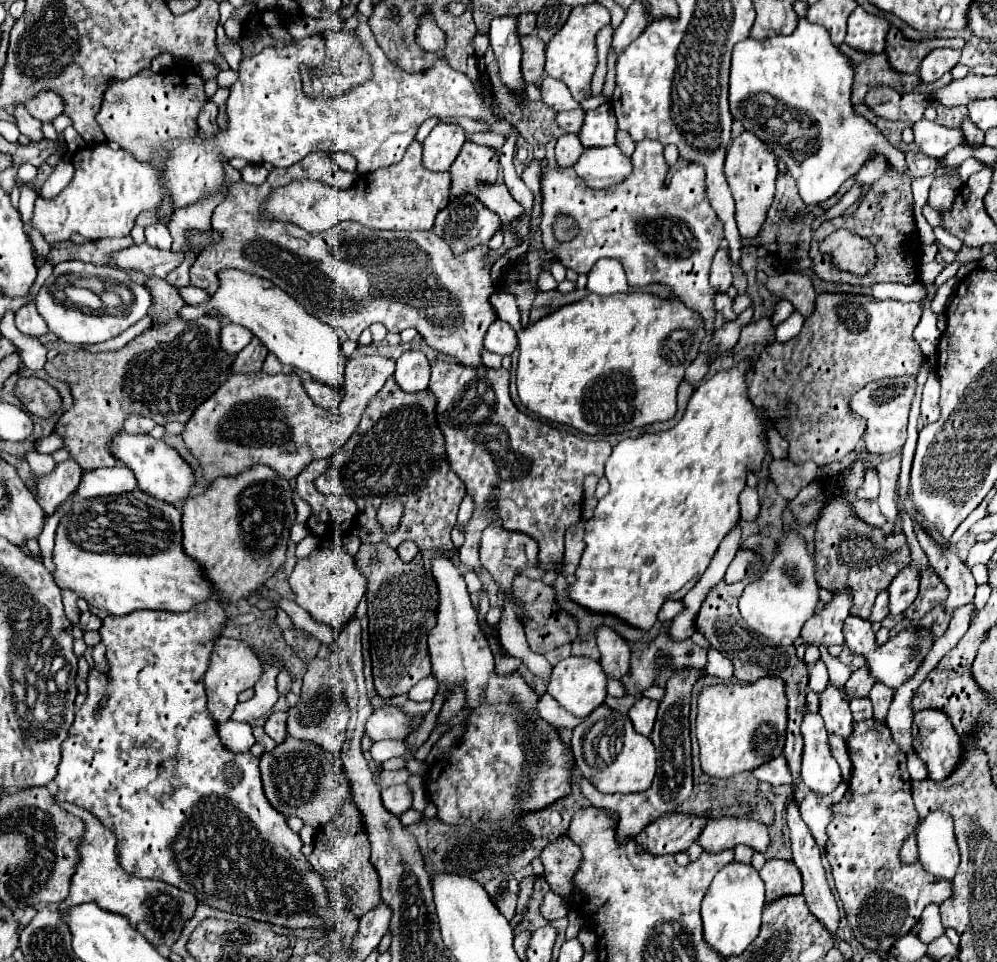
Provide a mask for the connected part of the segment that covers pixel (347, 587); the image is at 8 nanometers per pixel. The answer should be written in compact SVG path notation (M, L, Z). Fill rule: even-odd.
M319 548L313 556L297 560L297 566L289 578L289 586L295 594L295 602L303 606L317 622L331 626L333 638L353 618L359 600L365 594L367 578L357 570L355 558L343 548Z

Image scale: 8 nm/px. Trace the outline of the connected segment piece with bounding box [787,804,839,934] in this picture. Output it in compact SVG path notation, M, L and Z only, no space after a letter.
M789 804L787 808L787 822L789 822L789 832L791 832L791 848L793 848L793 862L795 866L799 868L801 872L801 878L803 878L803 892L805 892L805 900L807 900L807 906L809 910L819 918L819 922L829 930L829 932L837 932L839 928L839 910L837 910L837 902L827 886L827 880L825 880L825 870L821 866L821 856L819 856L819 848L807 828L807 824L801 820L801 814L799 814L799 808L797 804Z

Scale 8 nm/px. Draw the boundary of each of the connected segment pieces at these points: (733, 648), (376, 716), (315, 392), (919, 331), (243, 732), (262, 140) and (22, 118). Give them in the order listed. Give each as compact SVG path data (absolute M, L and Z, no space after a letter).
M755 576L746 577L741 582L719 582L715 588L711 588L703 600L703 606L695 618L695 628L701 632L715 650L725 654L733 666L735 666L735 678L741 682L755 682L767 674L773 674L785 682L785 692L787 692L787 744L785 744L785 758L789 762L791 774L795 778L793 786L799 784L799 768L801 768L801 754L803 754L803 736L799 732L799 724L805 714L805 694L807 694L807 680L809 672L803 662L797 660L795 656L795 646L777 646L771 644L771 640L759 636L751 628L743 628L743 618L737 608L737 600L745 586L755 580Z
M383 706L379 710L373 710L373 714L365 722L365 734L373 742L387 738L405 740L409 736L407 716L395 706Z
M311 378L303 382L303 388L307 390L307 396L311 396L317 406L327 408L329 412L339 406L341 396L343 396L339 390L335 390L335 388L331 388L331 386L323 386L323 384L319 384L319 382L311 380Z
M921 282L927 290L927 295L922 304L921 322L915 328L915 340L919 342L923 354L933 362L931 366L935 368L937 364L937 346L939 346L939 336L941 332L937 330L937 314L930 308L930 302L936 294L935 284L933 282Z
M227 720L225 724L219 724L219 726L217 726L217 732L219 732L221 744L223 744L227 750L235 752L235 754L245 754L245 752L249 752L249 748L255 744L251 726L249 726L249 724L243 724L243 722Z
M359 24L357 34L363 42L363 46L371 54L373 62L373 80L357 86L351 90L347 96L337 96L331 100L319 100L319 98L307 98L301 92L301 78L299 78L299 64L301 64L301 54L297 44L285 46L285 48L265 48L263 52L243 58L241 60L241 70L239 70L239 80L231 86L231 96L227 100L227 114L229 114L229 130L219 130L213 140L203 140L199 134L191 140L173 140L171 154L167 156L163 168L151 168L149 164L143 164L131 156L127 150L113 150L107 144L89 144L87 148L77 150L71 156L71 164L75 168L73 180L69 186L53 200L37 200L33 208L33 218L31 226L43 234L47 244L57 244L65 242L73 232L83 234L85 238L91 240L101 240L101 238L115 238L115 236L129 236L131 228L135 226L135 218L143 210L157 210L161 200L163 200L163 188L167 188L169 196L173 198L173 208L183 208L193 202L209 198L221 184L223 184L223 162L229 162L231 158L245 158L247 162L253 164L265 164L271 162L277 168L291 166L299 162L303 156L309 152L347 152L355 156L357 160L357 170L359 174L375 172L377 168L385 168L391 164L397 164L403 160L403 154L407 146L415 140L415 134L423 120L431 116L469 116L473 120L483 120L489 124L489 132L499 132L507 134L513 126L507 120L499 120L491 112L491 96L487 88L487 80L481 76L481 92L477 92L471 84L471 80L455 72L445 60L439 60L431 70L421 72L421 74L409 74L401 70L395 62L391 62L385 52L379 48L375 42L375 36L369 28L369 24Z
M23 104L15 106L15 120L17 120L17 128L23 136L27 136L31 142L41 142L43 140L43 130L41 130L41 124L39 120L35 120Z

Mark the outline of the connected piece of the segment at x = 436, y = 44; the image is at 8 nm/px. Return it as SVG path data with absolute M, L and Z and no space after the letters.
M423 16L421 24L419 24L419 32L417 32L417 44L423 50L435 52L435 50L443 50L445 46L445 34L437 28L437 24L431 20L431 16Z

